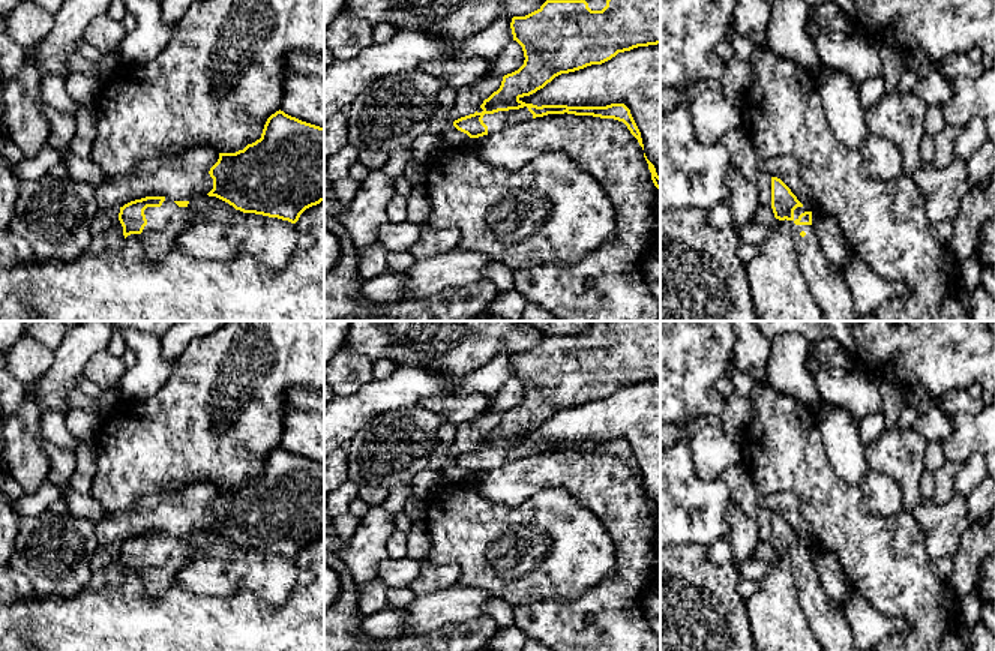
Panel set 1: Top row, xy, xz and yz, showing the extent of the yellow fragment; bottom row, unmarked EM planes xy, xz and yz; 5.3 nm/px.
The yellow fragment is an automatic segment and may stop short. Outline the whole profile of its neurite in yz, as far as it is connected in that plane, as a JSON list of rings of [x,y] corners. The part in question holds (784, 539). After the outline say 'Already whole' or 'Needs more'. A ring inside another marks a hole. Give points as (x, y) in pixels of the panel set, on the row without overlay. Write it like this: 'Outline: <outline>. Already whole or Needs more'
Outline: [[[771,513],[771,544],[776,555],[786,555],[794,564],[797,596],[822,651],[858,651],[843,609],[833,606],[819,585],[812,566],[812,544],[803,542],[791,525],[777,513]]]. Needs more

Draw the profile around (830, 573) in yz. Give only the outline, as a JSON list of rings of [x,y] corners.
[[[812,544],[812,566],[830,603],[843,609],[846,596],[852,590],[852,585],[840,560],[819,544]]]

